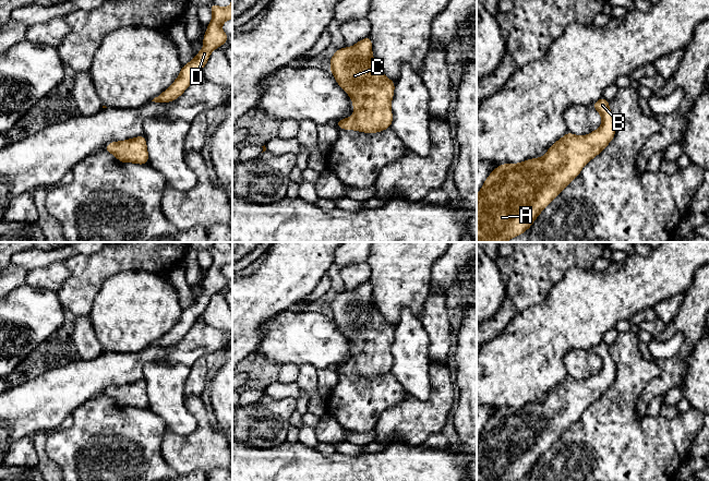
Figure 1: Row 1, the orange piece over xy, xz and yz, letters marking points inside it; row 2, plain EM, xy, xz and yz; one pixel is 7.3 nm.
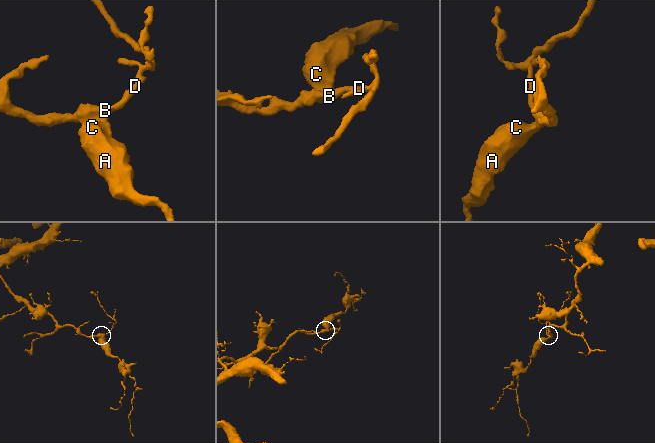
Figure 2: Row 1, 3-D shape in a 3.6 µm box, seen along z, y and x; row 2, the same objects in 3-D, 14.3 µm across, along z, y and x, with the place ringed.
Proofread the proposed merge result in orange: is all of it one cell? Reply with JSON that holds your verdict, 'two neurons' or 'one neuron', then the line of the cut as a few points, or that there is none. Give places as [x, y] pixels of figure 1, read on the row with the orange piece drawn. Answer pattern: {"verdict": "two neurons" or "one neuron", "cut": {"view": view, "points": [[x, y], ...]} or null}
{"verdict": "one neuron", "cut": null}

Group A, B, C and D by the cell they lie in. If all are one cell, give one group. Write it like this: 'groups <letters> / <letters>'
groups A B C D

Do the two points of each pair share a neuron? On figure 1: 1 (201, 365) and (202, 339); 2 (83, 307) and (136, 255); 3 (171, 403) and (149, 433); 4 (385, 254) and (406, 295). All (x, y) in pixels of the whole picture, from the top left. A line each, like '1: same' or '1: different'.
1: different
2: same
3: different
4: same

